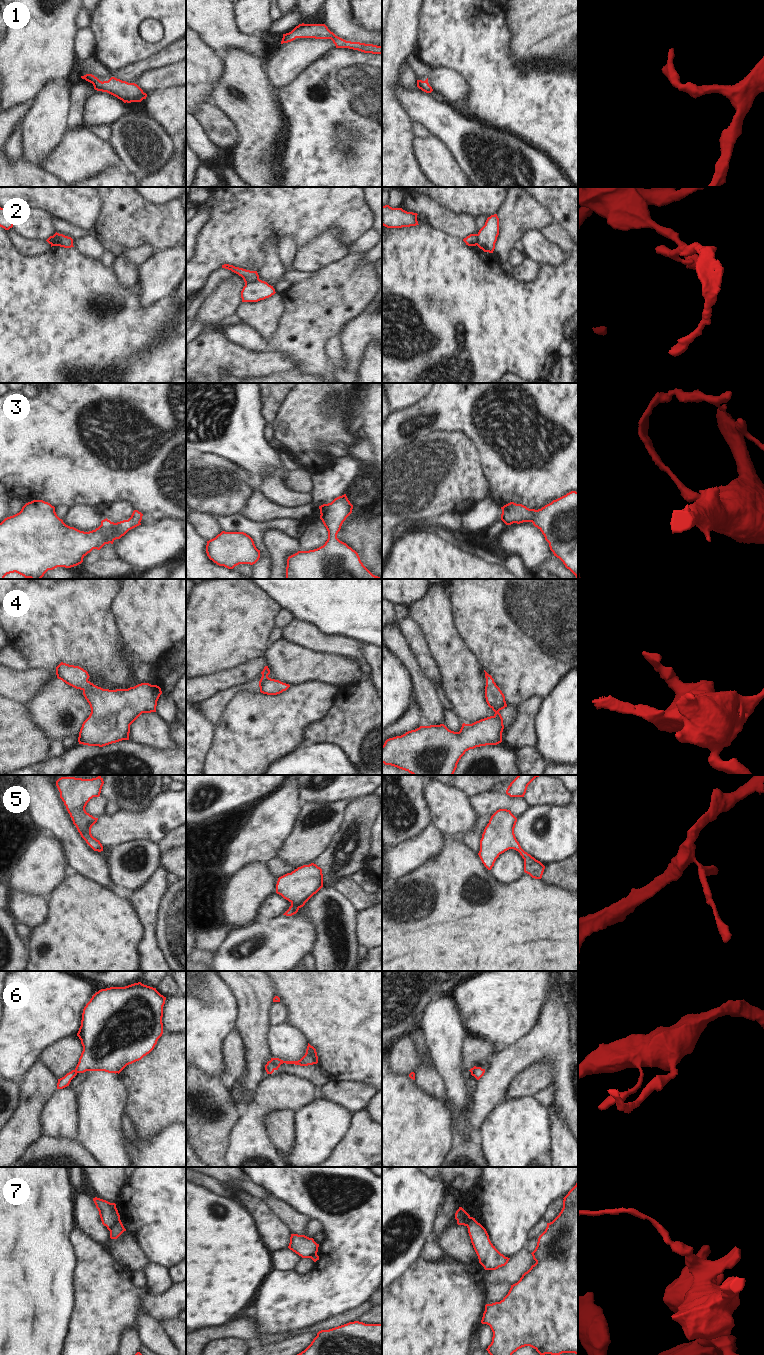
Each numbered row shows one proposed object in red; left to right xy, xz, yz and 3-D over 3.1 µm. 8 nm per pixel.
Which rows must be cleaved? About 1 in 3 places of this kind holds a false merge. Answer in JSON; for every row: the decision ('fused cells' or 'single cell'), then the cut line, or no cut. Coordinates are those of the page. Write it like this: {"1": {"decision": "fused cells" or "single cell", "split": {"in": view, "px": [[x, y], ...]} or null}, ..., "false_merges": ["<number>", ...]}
{"1": {"decision": "single cell", "split": null}, "2": {"decision": "fused cells", "split": {"in": "xz", "px": [[259, 279], [245, 284]]}}, "3": {"decision": "single cell", "split": null}, "4": {"decision": "single cell", "split": null}, "5": {"decision": "single cell", "split": null}, "6": {"decision": "fused cells", "split": {"in": "xz", "px": [[270, 1060], [275, 1069]]}}, "7": {"decision": "fused cells", "split": {"in": "xy", "px": [[120, 1220], [109, 1230]]}}, "false_merges": ["2", "6", "7"]}

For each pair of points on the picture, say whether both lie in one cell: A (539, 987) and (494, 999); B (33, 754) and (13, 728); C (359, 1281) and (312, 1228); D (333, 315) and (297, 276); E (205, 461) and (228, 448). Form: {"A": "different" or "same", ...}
{"A": "same", "B": "same", "C": "different", "D": "different", "E": "different"}

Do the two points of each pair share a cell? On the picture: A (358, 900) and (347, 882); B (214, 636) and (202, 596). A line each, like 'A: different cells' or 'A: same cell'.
A: same cell
B: same cell

